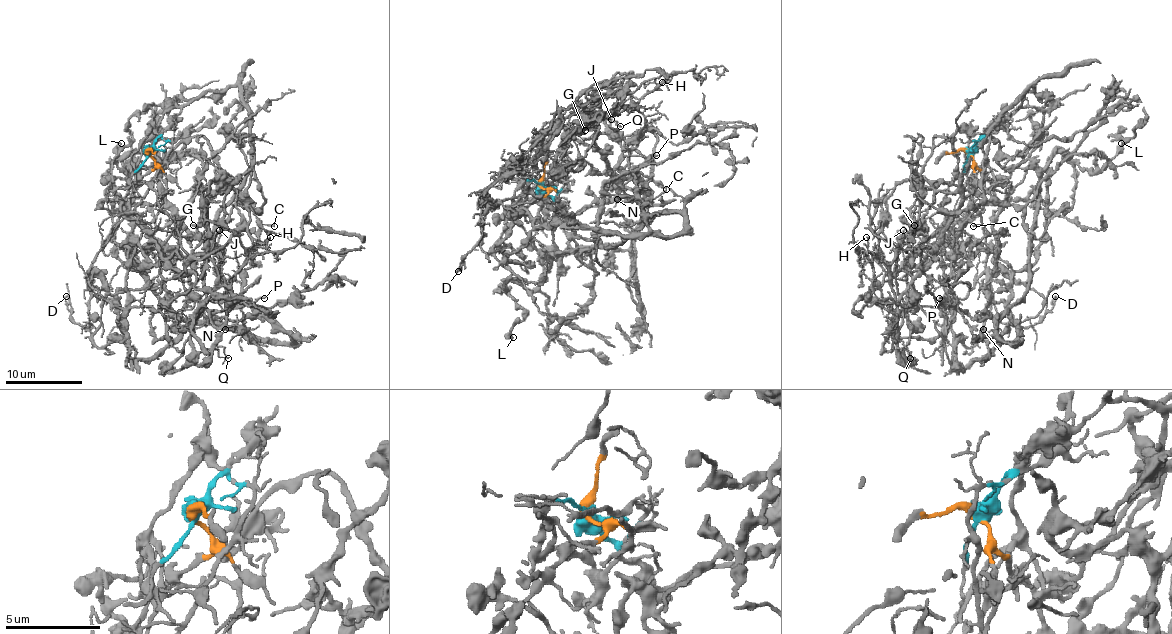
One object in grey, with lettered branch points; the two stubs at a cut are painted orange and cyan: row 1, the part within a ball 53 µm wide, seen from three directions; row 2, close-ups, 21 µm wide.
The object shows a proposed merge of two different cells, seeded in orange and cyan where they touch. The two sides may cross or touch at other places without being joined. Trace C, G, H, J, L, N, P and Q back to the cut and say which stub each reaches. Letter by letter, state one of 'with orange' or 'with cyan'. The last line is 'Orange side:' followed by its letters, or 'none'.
C: with orange
G: with cyan
H: with cyan
J: with cyan
L: with orange
N: with orange
P: with orange
Q: with cyan
Orange side: C, L, N, P

